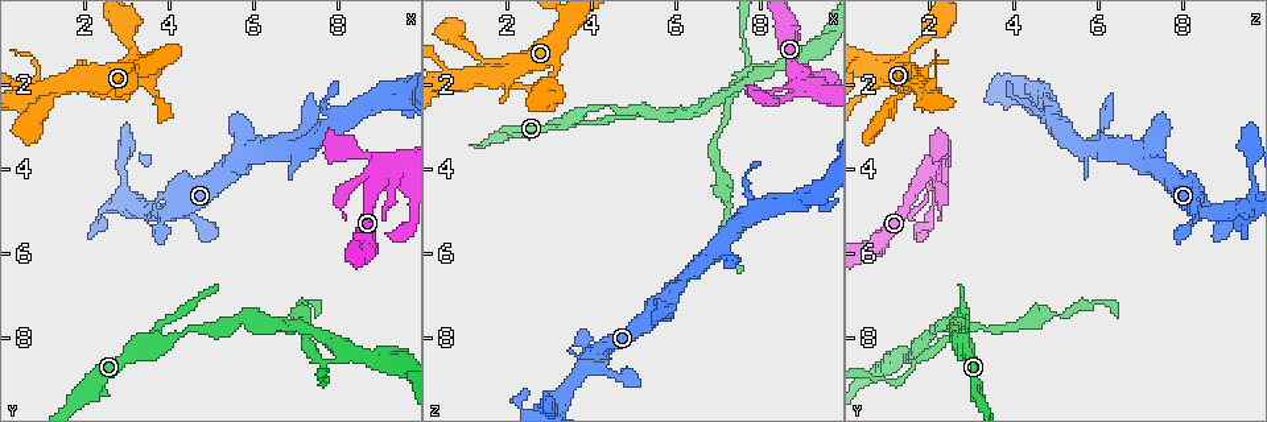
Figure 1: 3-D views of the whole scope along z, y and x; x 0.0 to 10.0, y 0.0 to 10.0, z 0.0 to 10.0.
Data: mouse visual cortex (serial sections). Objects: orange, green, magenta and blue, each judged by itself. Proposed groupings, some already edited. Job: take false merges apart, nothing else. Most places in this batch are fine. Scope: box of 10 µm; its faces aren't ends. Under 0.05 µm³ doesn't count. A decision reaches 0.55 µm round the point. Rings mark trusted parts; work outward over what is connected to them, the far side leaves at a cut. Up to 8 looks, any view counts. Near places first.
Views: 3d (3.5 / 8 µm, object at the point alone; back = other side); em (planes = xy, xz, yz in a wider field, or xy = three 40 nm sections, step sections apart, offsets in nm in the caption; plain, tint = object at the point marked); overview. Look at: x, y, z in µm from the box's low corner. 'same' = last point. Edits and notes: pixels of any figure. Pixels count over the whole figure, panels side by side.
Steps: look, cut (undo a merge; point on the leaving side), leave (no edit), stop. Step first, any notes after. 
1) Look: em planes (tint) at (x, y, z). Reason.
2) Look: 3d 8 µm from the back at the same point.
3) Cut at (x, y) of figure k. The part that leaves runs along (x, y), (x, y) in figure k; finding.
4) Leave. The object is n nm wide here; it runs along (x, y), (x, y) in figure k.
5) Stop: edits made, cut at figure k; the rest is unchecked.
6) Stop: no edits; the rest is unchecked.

Look: 3d 3.5 µm at (4.40, 5.10, 8.90). Abrupt turn.

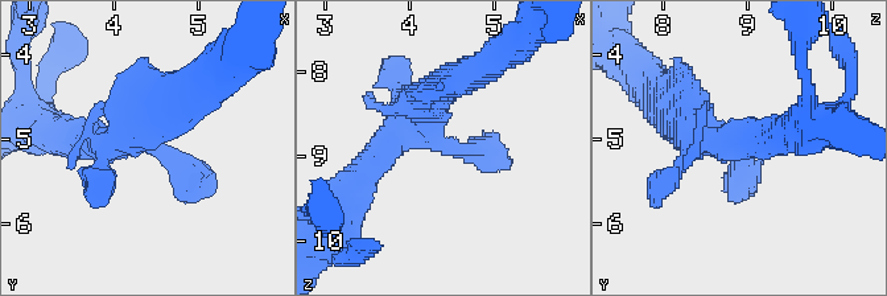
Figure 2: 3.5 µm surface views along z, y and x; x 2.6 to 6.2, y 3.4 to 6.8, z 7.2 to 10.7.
Look: em xy step 3 (tint) at the same point.

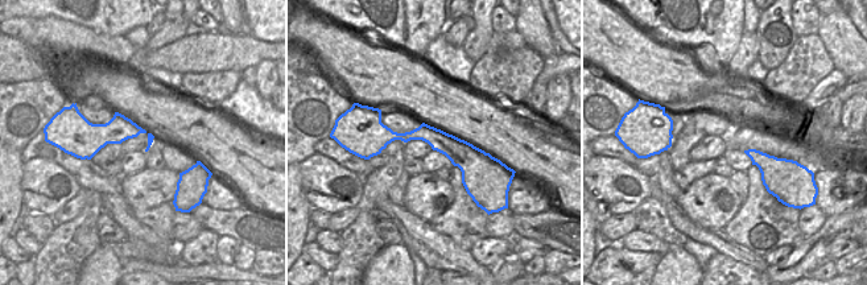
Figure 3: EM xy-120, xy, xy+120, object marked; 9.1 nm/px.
Leave. It runs along (675, 120), (739, 144), (753, 193) in figure 2; one cell here.

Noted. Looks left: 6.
Look: 3d 3.5 µm from the back at (9.05, 4.10, 1.95). Looks like a crossing.

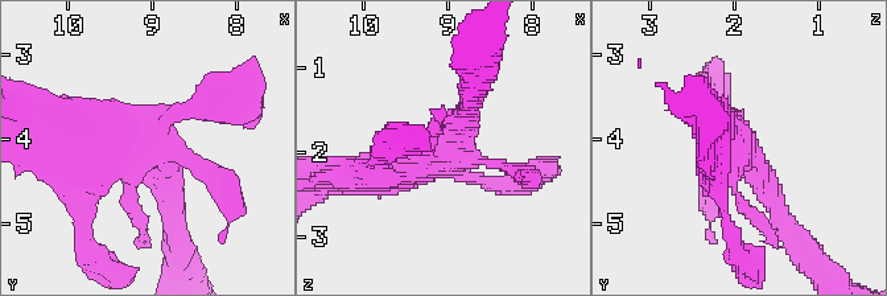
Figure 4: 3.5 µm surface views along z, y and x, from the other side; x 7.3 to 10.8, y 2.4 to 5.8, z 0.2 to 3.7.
Look: em planes (tint) at (9.05, 4.05, 2.00). Need the tissue.

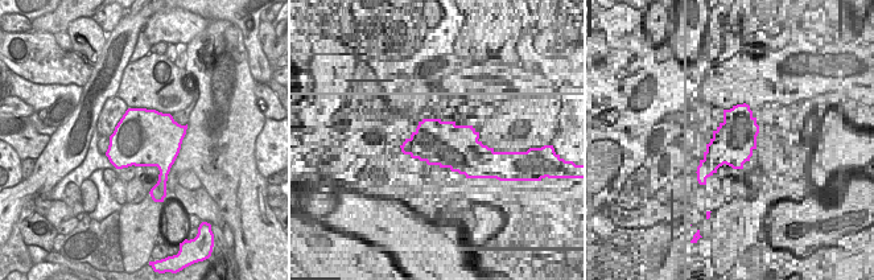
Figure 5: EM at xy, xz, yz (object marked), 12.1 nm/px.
Leave. It runs along (467, 106), (459, 140), (378, 167) in figure 4; continuous, no second cell.

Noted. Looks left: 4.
Look: 3d 3.5 µm at (8.20, 8.40, 1.70). Abrupt turn.

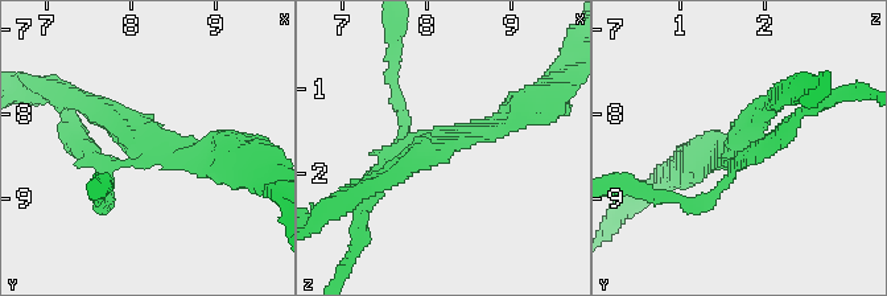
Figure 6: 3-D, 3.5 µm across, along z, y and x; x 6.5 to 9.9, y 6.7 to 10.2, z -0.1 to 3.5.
Look: em xy step 3 (tint) at (8.15, 8.40, 1.70). 4 arms meet here; the arms are 150, 150, 200, 250 nm wide.

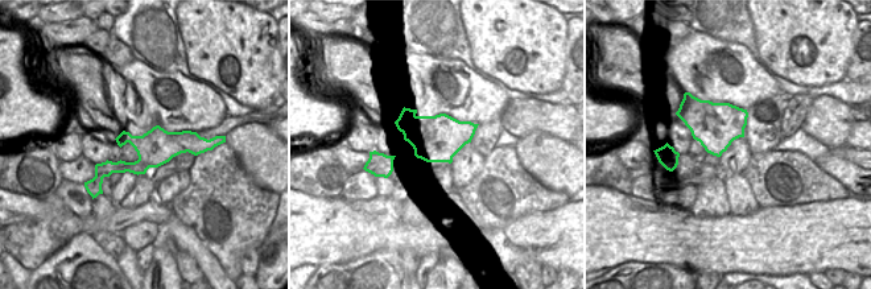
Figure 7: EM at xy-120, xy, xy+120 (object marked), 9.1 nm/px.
Cut at (404, 114) of figure 6. A second cell is stuck on.

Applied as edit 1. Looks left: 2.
Stop: edits made, cut at figure 6; the rest is unchecked.

